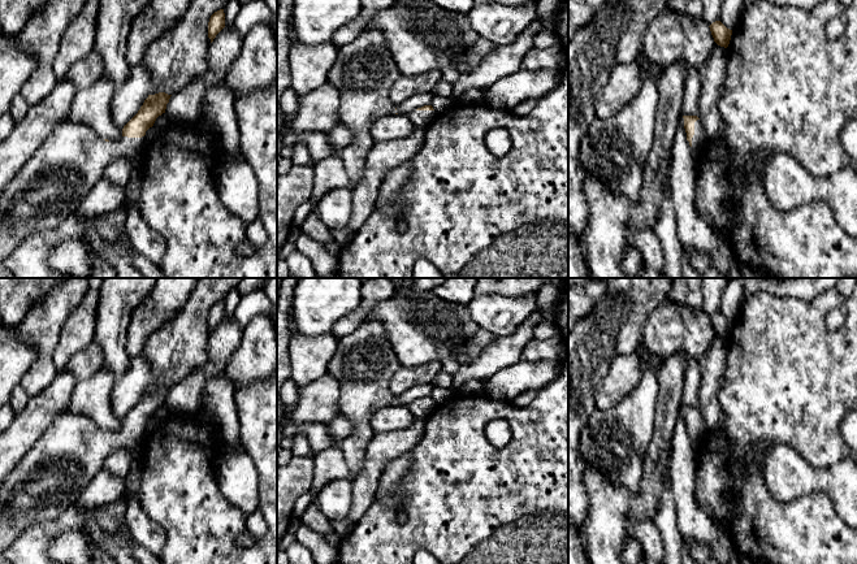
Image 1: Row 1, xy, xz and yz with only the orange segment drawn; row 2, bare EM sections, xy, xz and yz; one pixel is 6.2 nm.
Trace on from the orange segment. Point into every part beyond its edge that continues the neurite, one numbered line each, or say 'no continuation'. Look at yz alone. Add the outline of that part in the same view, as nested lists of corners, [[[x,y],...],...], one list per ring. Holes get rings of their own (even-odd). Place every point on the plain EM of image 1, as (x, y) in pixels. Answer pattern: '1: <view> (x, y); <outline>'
1: yz (698, 432); [[[697,411],[694,413],[694,426],[692,429],[692,438],[691,438],[696,451],[700,450],[706,434],[707,434],[707,429],[704,424],[700,411]]]

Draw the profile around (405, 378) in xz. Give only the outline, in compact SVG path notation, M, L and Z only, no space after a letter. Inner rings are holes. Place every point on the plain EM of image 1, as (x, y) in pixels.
M438 360L415 368L401 366L389 382L391 394L401 395L408 389L420 383L432 383L438 373L442 372L442 364Z

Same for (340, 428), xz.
M336 417L333 421L325 424L329 434L337 439L343 441L352 431L352 424L345 417Z

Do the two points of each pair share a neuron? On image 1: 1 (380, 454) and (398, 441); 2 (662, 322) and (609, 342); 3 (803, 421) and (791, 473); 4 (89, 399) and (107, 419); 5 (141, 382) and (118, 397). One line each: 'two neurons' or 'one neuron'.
1: one neuron
2: two neurons
3: two neurons
4: one neuron
5: one neuron

